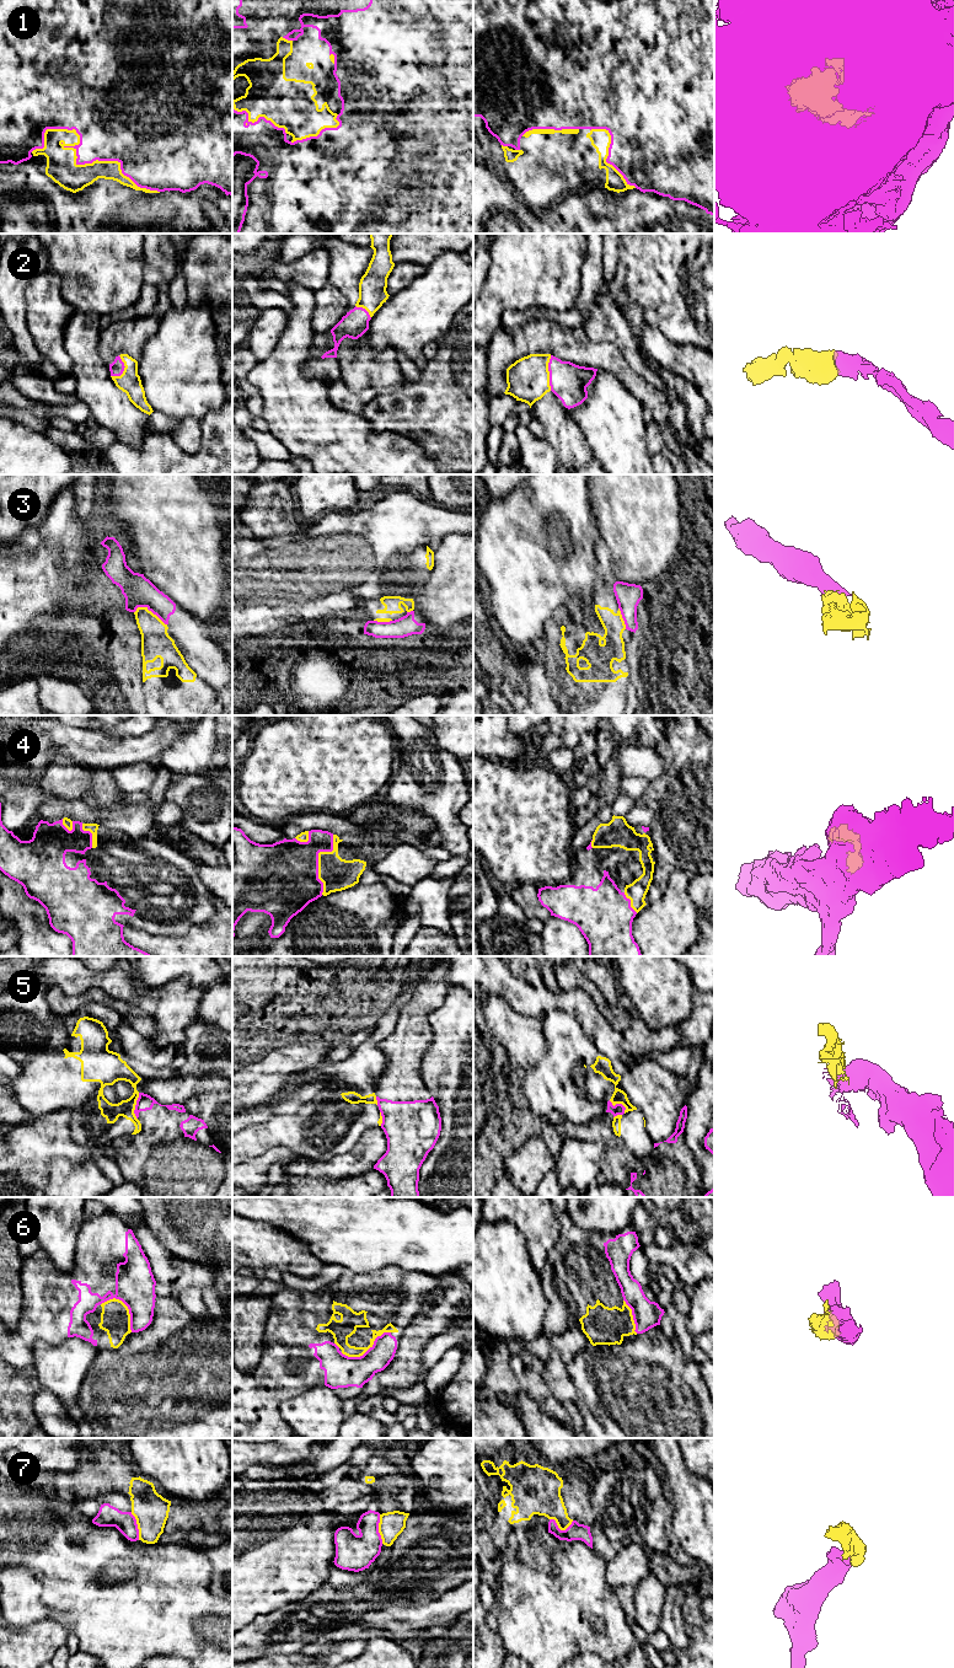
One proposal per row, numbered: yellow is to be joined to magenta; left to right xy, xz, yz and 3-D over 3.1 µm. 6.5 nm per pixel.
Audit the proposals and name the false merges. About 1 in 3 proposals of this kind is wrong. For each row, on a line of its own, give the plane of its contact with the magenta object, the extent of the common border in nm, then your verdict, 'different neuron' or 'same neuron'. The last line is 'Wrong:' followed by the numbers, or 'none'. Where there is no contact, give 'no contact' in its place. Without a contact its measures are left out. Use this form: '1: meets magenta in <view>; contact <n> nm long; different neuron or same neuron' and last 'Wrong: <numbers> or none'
1: meets magenta in xy; contact 900 nm long; same neuron
2: meets magenta in yz; contact 240 nm long; same neuron
3: meets magenta in xy; contact 240 nm long; different neuron
4: meets magenta in xz; contact 400 nm long; same neuron
5: meets magenta in xy; contact 180 nm long; different neuron
6: meets magenta in xz; contact 360 nm long; same neuron
7: meets magenta in xz; contact 190 nm long; different neuron
Wrong: 3, 5, 7

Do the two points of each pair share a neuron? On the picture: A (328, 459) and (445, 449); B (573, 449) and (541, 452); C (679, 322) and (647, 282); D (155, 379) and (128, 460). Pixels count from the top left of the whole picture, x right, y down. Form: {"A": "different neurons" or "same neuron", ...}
{"A": "different neurons", "B": "different neurons", "C": "same neuron", "D": "different neurons"}

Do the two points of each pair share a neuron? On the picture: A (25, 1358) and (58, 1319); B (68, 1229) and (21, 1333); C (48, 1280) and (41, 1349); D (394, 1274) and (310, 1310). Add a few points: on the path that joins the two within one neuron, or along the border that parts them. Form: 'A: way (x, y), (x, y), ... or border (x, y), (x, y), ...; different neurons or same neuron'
A: way (25, 1346), (46, 1323); same neuron
B: border (39, 1248), (60, 1270), (64, 1272), (73, 1270); different neurons
C: border (70, 1336), (55, 1344), (36, 1341), (31, 1365); different neurons
D: way (402, 1304), (391, 1314), (341, 1314); same neuron

